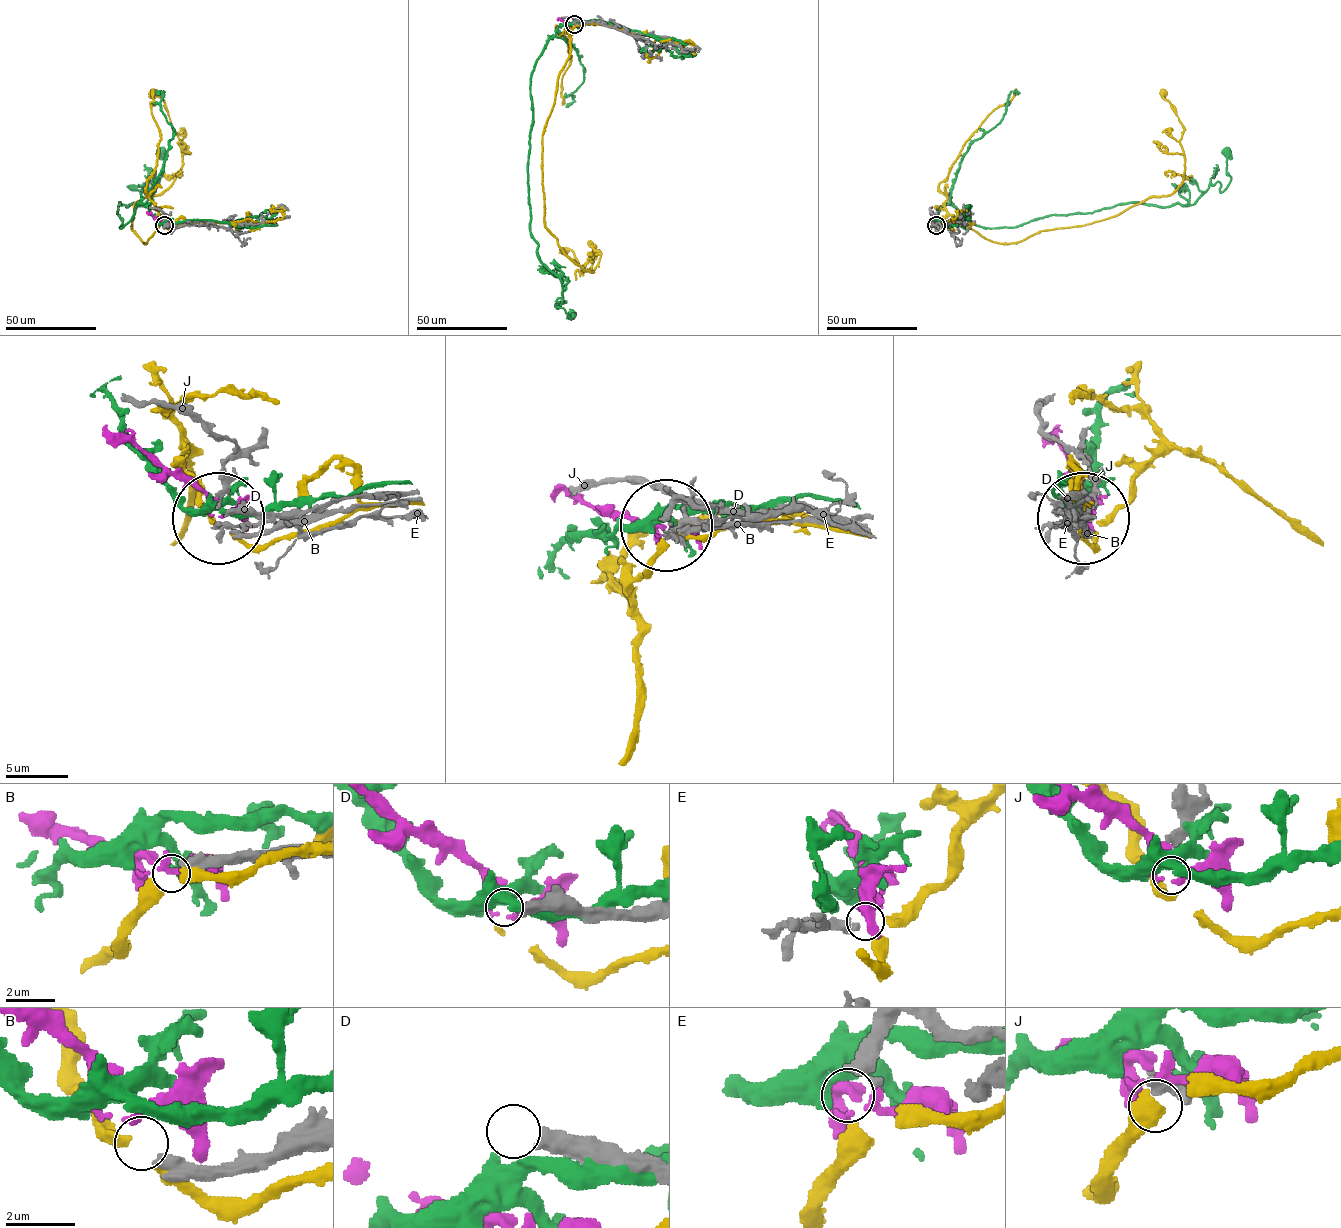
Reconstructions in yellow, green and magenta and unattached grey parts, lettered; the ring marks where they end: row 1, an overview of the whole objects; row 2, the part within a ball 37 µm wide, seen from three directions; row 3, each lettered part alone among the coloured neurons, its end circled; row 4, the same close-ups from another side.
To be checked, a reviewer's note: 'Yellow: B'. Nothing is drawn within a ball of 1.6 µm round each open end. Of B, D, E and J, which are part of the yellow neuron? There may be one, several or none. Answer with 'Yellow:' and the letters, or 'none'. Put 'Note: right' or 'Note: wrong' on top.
Note: wrong
Yellow: J

